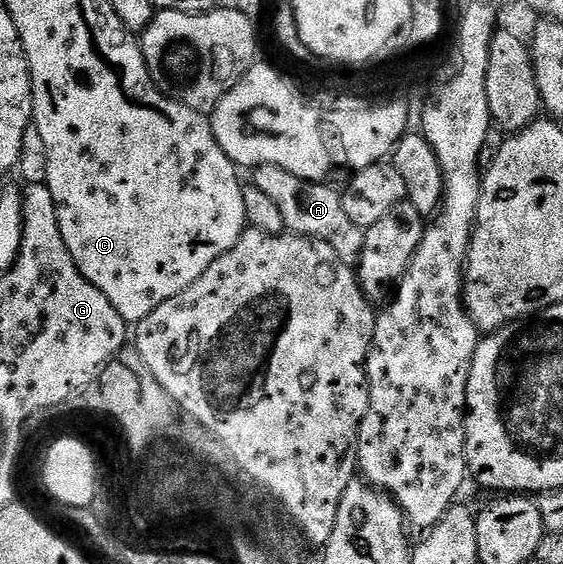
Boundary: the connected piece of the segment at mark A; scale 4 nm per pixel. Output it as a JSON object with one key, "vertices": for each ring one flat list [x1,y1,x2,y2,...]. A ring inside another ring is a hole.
{"vertices":[[272,165,258,166,254,173,253,183,261,187,261,191,265,191,265,195,269,195,269,199,273,199,273,203,281,210,286,232,329,243,329,247,333,247,333,251,337,251,339,258,347,265,358,266,365,230,345,216,343,194,338,188,334,189,331,183,303,181,297,175]]}

